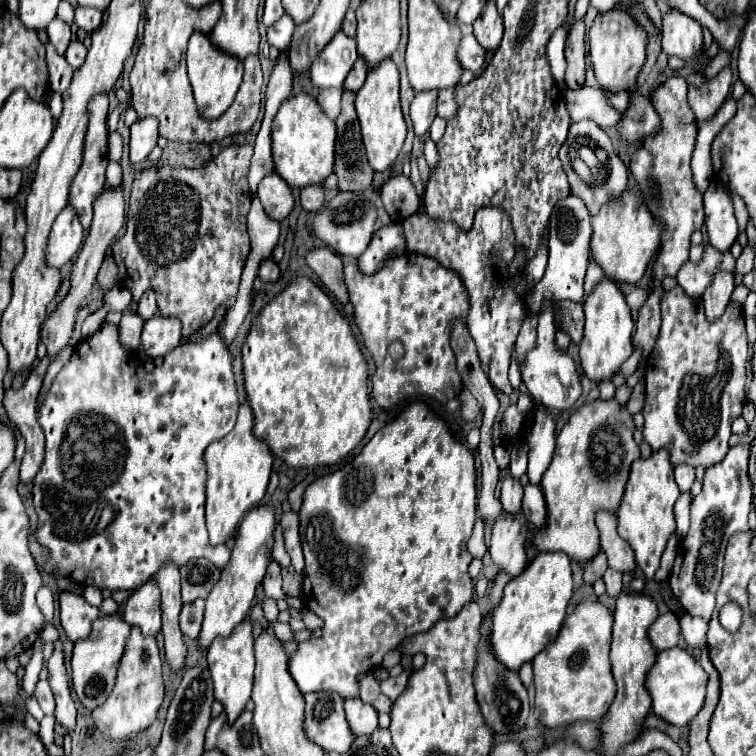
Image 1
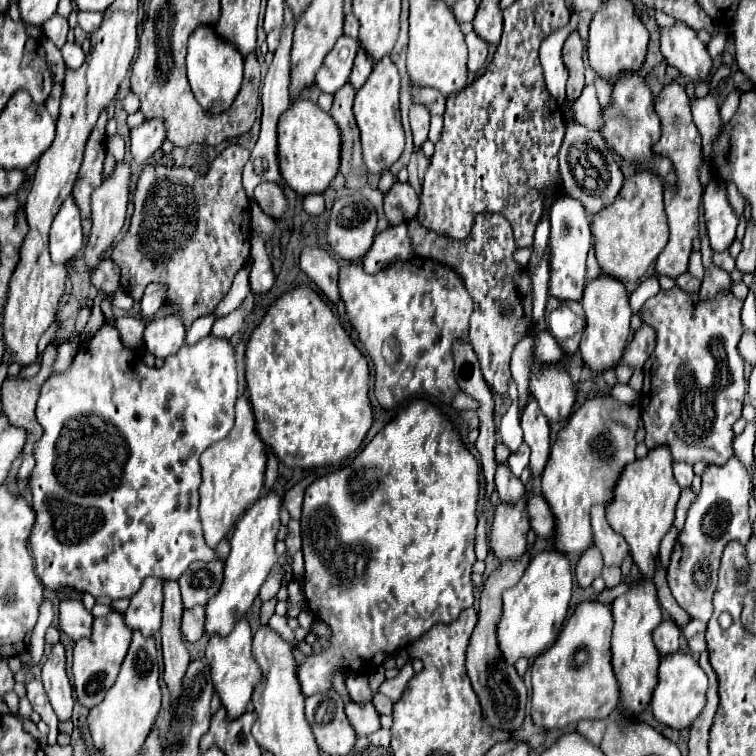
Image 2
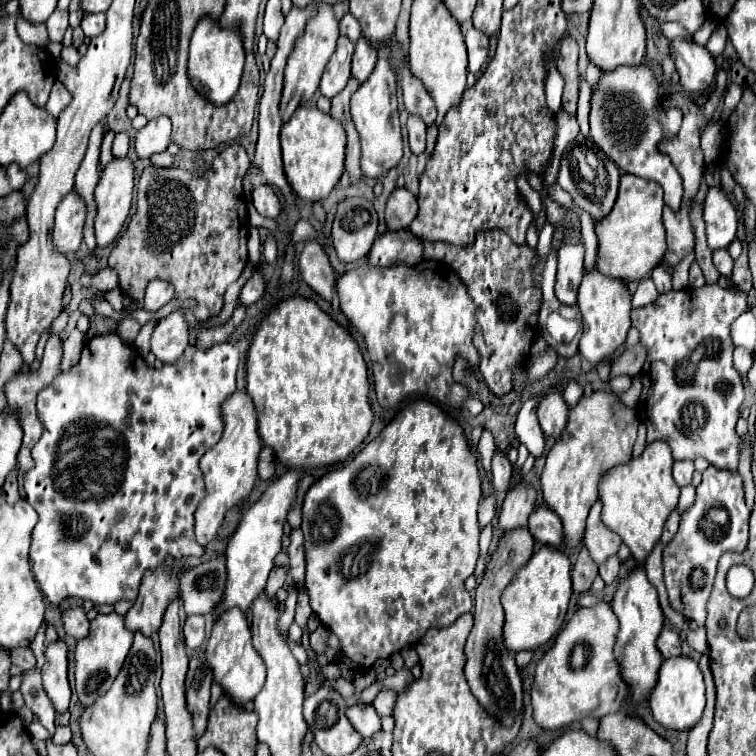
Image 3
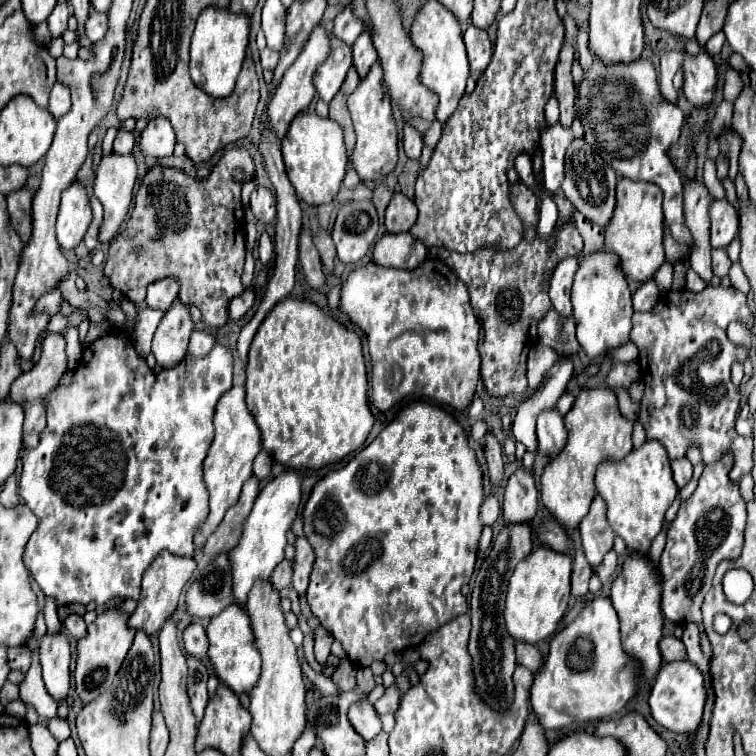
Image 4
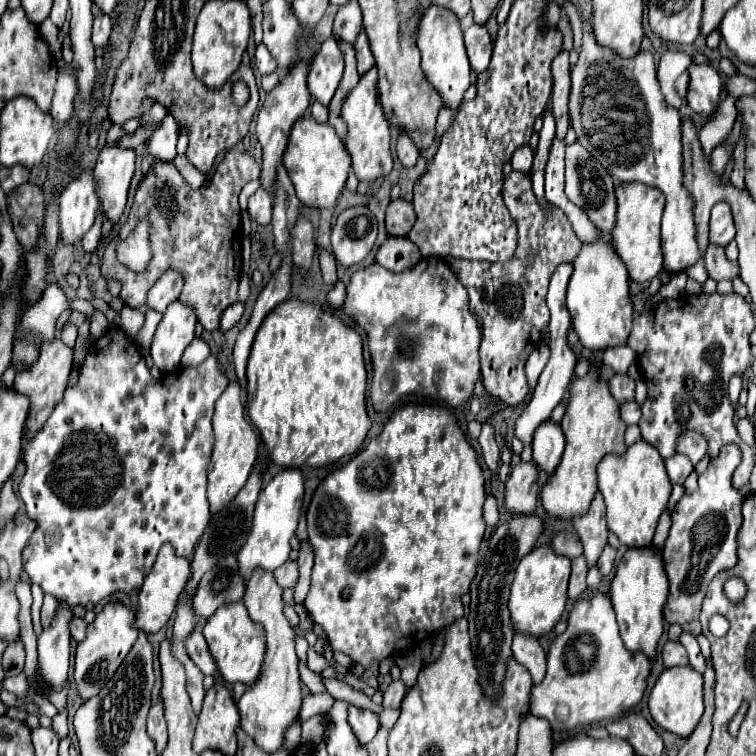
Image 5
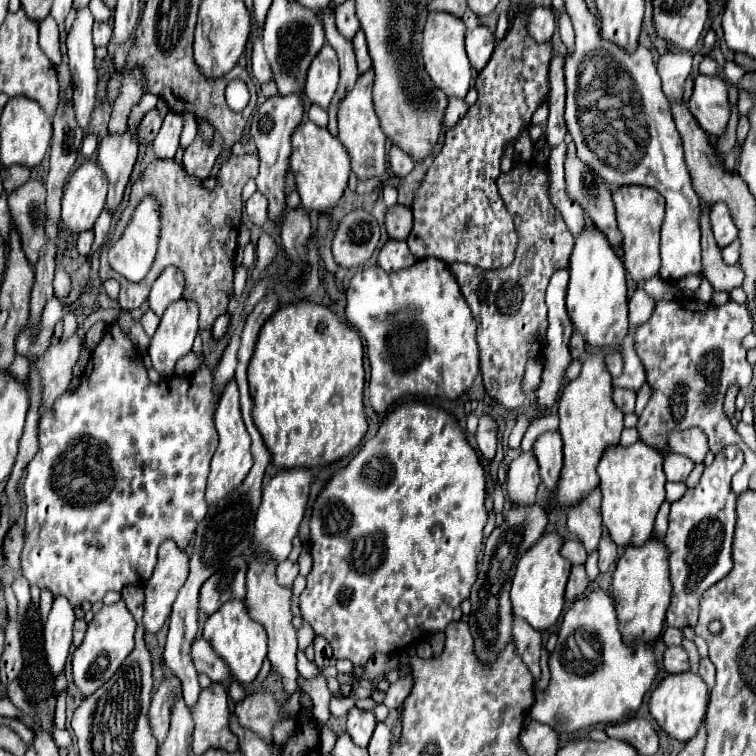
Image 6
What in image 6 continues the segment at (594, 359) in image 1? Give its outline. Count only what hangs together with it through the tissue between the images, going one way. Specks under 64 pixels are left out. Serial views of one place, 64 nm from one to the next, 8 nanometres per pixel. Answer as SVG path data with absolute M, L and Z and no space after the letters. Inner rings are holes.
M584 226L574 240L570 256L570 284L566 308L574 328L592 346L620 346L628 332L628 298L626 298L626 270L608 244L606 236L594 228Z

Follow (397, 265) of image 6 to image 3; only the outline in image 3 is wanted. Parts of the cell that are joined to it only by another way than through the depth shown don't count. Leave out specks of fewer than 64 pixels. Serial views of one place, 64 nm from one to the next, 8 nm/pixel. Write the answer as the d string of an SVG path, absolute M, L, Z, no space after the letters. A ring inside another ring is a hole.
M396 230L396 232L384 232L376 238L370 254L368 264L370 266L416 266L424 260L424 246L422 242L412 236L408 230Z

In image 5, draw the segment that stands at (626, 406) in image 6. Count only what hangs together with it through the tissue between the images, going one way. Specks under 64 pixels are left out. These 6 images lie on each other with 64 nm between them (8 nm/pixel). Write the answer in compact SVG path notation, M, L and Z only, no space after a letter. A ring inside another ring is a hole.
M614 374L608 384L610 384L610 392L618 404L634 400L634 382L626 374Z

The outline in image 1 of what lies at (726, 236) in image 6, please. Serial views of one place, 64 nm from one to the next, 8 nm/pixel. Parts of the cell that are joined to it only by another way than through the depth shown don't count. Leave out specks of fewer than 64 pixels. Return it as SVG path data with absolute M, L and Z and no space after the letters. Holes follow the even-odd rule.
M718 180L710 182L708 190L704 192L704 212L706 212L706 230L710 246L714 246L720 252L730 250L730 246L736 240L738 226L734 218L732 200L722 182Z

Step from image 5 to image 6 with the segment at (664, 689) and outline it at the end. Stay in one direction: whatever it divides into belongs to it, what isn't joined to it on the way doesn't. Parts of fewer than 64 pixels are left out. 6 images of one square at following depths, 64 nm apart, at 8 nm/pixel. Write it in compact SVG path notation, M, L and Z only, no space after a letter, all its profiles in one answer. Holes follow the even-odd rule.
M682 672L676 676L666 676L660 682L660 686L652 692L648 706L650 706L650 714L654 716L658 726L668 736L672 736L680 742L688 742L690 738L696 736L698 728L702 726L702 720L704 720L704 714L708 708L708 698L710 698L708 688L700 676L694 672Z

